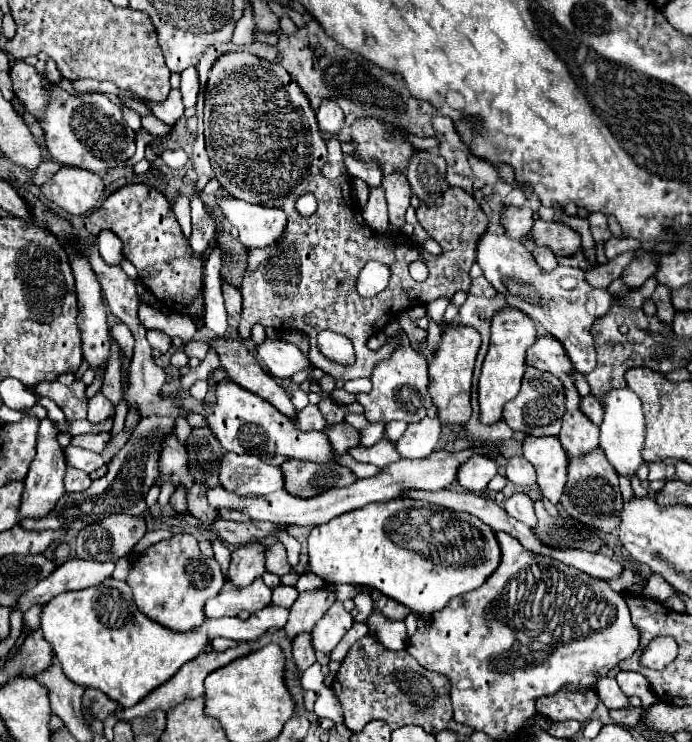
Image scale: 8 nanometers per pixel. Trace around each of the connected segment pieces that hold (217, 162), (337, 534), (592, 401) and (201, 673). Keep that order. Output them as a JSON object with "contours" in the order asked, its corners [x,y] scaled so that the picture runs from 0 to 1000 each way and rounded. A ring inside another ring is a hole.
{"contours":[[[[337,70],[316,78],[299,111],[293,162],[299,208],[316,248],[337,267],[400,278],[415,288],[415,307],[400,329],[357,340],[357,367],[348,388],[351,426],[345,437],[345,453],[351,458],[363,456],[368,437],[395,445],[432,445],[447,456],[447,485],[452,493],[496,515],[533,509],[539,496],[577,469],[577,464],[559,464],[559,472],[556,466],[542,474],[533,472],[530,458],[539,447],[551,447],[579,418],[620,410],[637,399],[652,402],[660,391],[678,394],[678,361],[689,350],[686,334],[695,315],[707,307],[707,296],[689,270],[666,253],[646,253],[637,278],[605,278],[605,299],[640,334],[634,345],[603,334],[591,321],[582,323],[579,318],[562,318],[562,329],[545,326],[545,315],[527,302],[513,272],[507,237],[499,235],[484,243],[464,237],[464,224],[473,218],[470,189],[461,181],[458,159],[444,129],[409,89],[357,70]],[[444,259],[455,261],[458,286],[438,294],[423,275]],[[533,350],[565,353],[568,372],[551,396],[527,404],[516,396],[513,377]],[[597,350],[614,350],[620,361],[614,380],[594,377],[588,361]],[[464,445],[496,450],[510,461],[513,493],[484,493],[484,488],[461,474],[455,453]]],[[[562,674],[499,690],[473,706],[461,706],[447,720],[447,768],[484,787],[533,787],[617,833],[637,822],[655,803],[695,792],[724,760],[724,739],[712,712],[675,690],[608,682],[603,674]]],[[[857,531],[840,536],[840,553],[845,555],[845,561],[857,571],[868,571],[868,566],[871,566],[871,547],[868,547],[868,539],[866,536],[860,536]]],[[[342,865],[340,873],[331,873],[331,876],[325,876],[325,879],[290,879],[285,887],[279,887],[276,892],[270,892],[270,895],[267,895],[267,898],[264,898],[244,919],[238,919],[236,925],[230,925],[227,930],[221,930],[215,938],[210,938],[210,943],[204,943],[204,949],[198,949],[198,951],[192,951],[192,954],[181,954],[178,960],[172,960],[169,968],[186,973],[186,970],[192,970],[192,968],[198,968],[198,965],[210,965],[212,960],[218,960],[218,957],[224,957],[224,954],[244,957],[244,954],[256,951],[259,946],[264,946],[267,941],[285,941],[285,938],[293,938],[293,933],[296,933],[293,916],[299,914],[299,908],[305,908],[308,903],[314,903],[314,900],[331,895],[331,892],[340,889],[340,887],[354,884],[354,881],[360,881],[360,879],[363,879],[363,873],[360,873],[357,865]]]]}

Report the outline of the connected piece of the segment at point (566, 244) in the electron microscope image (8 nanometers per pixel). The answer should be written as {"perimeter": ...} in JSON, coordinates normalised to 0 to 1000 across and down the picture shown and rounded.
{"perimeter":[[[779,294],[779,296],[773,296],[767,313],[756,321],[756,326],[762,326],[764,321],[770,321],[770,326],[776,332],[796,334],[805,348],[808,345],[828,345],[837,337],[842,337],[840,318],[828,307],[822,307],[811,299],[788,299]]]}

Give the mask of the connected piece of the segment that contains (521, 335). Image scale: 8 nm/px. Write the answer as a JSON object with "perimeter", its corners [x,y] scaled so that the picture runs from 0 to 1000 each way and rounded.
{"perimeter":[[[730,412],[718,426],[712,426],[710,437],[710,464],[698,488],[695,509],[692,509],[692,547],[695,547],[695,569],[715,571],[724,566],[724,555],[730,542],[741,539],[750,528],[753,509],[759,501],[759,472],[776,458],[773,434],[759,426],[753,418]]]}

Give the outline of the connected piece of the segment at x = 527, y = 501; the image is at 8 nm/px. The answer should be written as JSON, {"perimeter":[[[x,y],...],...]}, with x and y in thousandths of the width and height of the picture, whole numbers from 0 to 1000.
{"perimeter":[[[744,663],[738,671],[730,674],[727,685],[730,685],[730,690],[736,690],[736,695],[747,698],[756,706],[773,709],[773,704],[776,704],[773,690],[770,690],[770,674],[762,663]]]}

